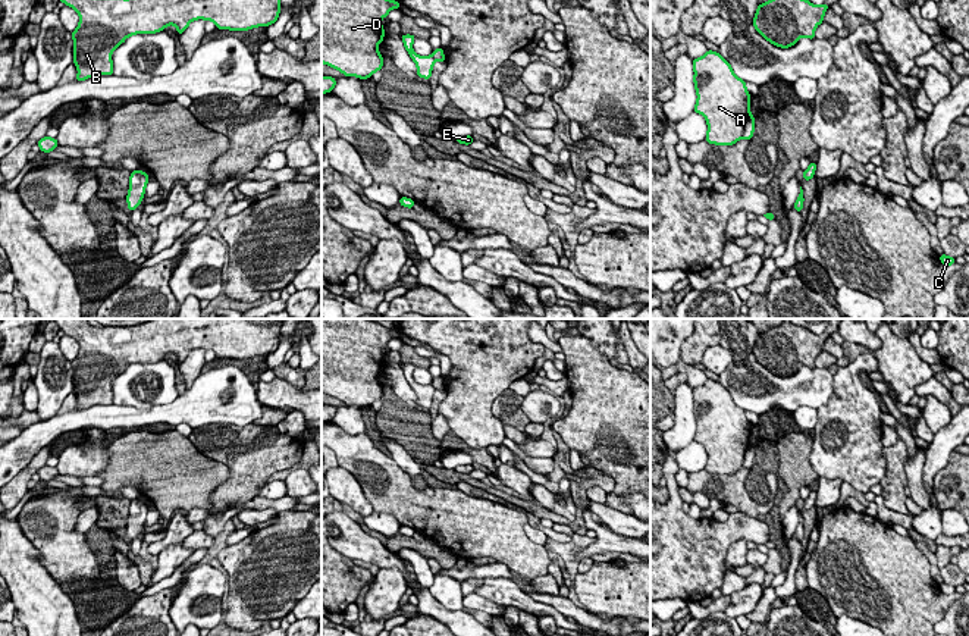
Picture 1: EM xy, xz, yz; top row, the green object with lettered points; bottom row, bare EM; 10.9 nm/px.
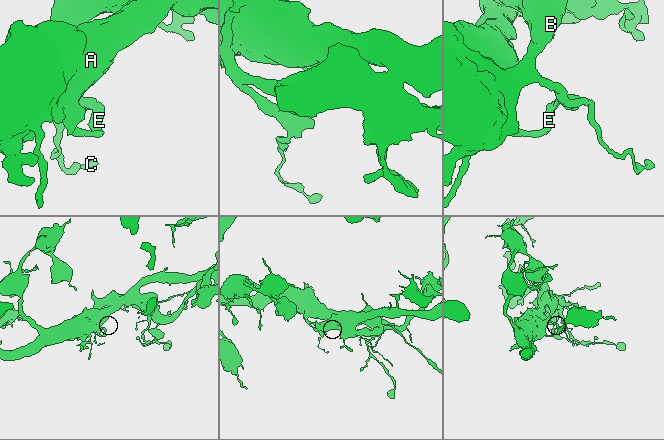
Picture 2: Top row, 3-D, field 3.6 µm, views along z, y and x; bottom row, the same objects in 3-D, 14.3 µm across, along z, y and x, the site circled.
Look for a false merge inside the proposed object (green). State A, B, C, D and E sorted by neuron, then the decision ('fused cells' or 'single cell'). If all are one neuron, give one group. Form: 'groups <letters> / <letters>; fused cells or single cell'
groups A D / B C E; fused cells

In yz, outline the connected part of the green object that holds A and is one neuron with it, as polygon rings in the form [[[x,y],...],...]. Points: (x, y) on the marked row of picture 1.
[[[708,50],[693,59],[693,82],[697,94],[694,110],[708,123],[705,140],[709,144],[733,145],[743,138],[747,118],[752,115],[750,94],[731,65],[719,54]]]

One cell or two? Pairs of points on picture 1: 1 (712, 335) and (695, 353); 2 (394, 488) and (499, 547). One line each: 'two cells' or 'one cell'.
1: one cell
2: one cell

